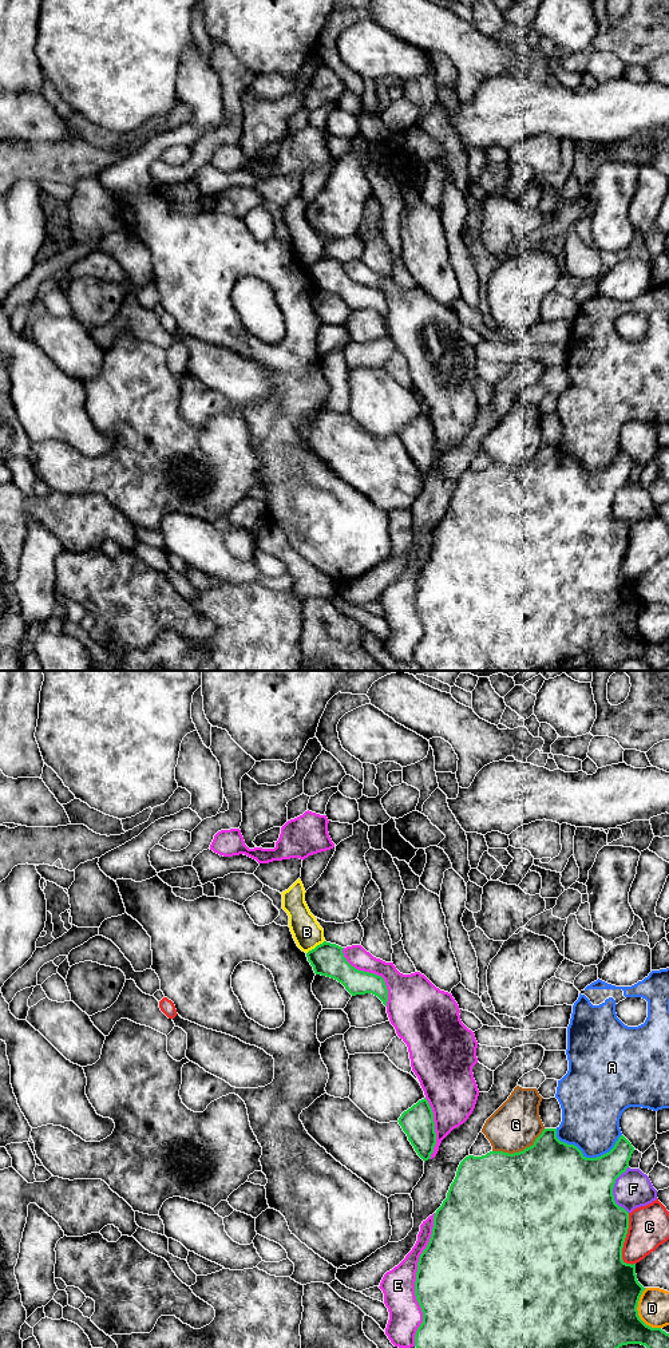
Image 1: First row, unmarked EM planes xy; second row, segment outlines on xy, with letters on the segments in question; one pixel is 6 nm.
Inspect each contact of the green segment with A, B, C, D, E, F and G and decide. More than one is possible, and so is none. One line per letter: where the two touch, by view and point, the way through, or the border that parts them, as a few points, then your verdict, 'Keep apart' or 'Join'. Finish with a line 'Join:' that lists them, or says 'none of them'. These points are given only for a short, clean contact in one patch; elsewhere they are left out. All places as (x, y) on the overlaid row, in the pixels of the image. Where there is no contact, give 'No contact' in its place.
A: Touches green at xy (588, 1158). Keep apart
B: Touches green at xy (316, 947). Boundary: xy (324, 940), (307, 953). Keep apart
C: Touches green at xy (624, 1241). Keep apart
D: Touches green at xy (637, 1313). Keep apart
E: Touches green at xy (416, 1280). Keep apart
F: Touches green at xy (612, 1190). Keep apart
G: Touches green at xy (519, 1151). Keep apart
Join: none of them

